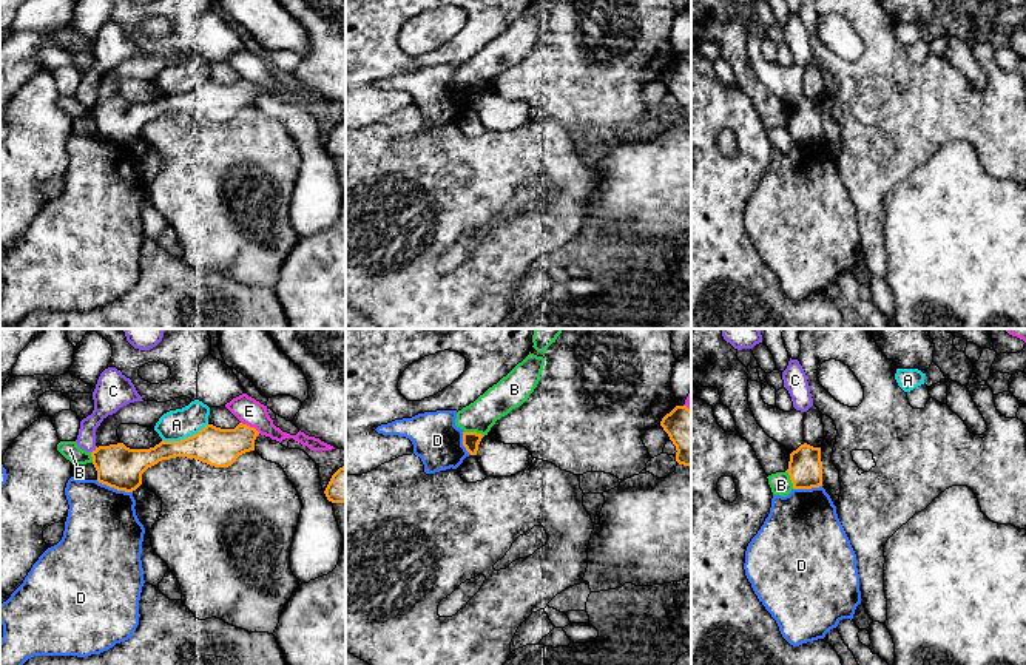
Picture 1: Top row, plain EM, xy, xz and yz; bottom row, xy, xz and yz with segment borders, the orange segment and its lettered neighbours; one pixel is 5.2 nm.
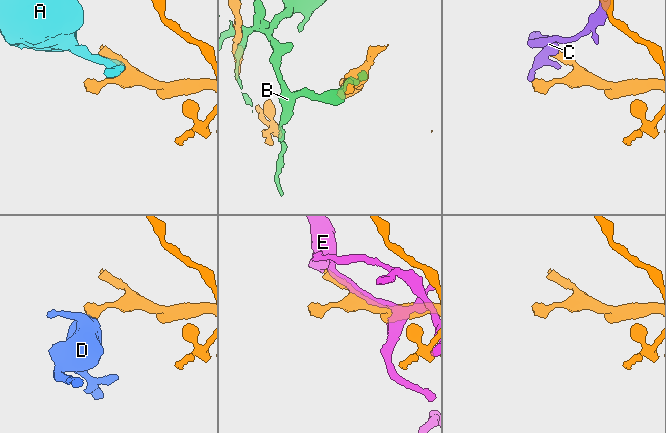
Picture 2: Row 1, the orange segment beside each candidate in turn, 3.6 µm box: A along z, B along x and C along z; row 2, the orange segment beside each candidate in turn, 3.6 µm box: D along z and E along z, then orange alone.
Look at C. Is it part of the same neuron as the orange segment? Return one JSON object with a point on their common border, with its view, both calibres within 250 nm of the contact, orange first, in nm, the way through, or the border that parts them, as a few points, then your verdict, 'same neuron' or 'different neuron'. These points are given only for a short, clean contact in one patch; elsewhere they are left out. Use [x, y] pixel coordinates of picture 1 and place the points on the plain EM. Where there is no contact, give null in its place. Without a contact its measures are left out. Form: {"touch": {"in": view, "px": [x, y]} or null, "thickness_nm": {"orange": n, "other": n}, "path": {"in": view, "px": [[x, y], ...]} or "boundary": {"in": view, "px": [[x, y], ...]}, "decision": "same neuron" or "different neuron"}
{"touch": {"in": "xy", "px": [96, 104]}, "thickness_nm": {"orange": 220, "other": 130}, "boundary": {"in": "xy", "px": [[96, 101], [91, 107]]}, "decision": "different neuron"}

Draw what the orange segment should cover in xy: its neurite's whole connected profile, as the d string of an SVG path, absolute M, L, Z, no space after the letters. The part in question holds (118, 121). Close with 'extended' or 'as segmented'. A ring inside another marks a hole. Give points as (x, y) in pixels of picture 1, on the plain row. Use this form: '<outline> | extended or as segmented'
M239 77L235 83L207 79L181 96L160 96L150 103L130 103L123 97L99 100L91 106L97 136L117 145L133 147L142 139L142 128L162 114L194 113L214 122L228 122L235 114L255 105L259 86Z | as segmented

